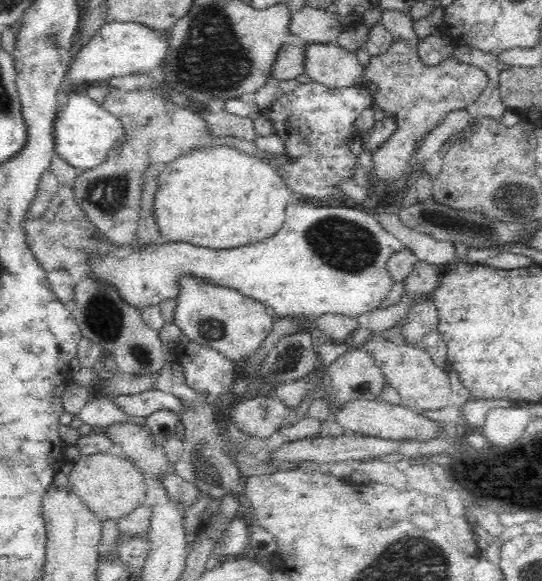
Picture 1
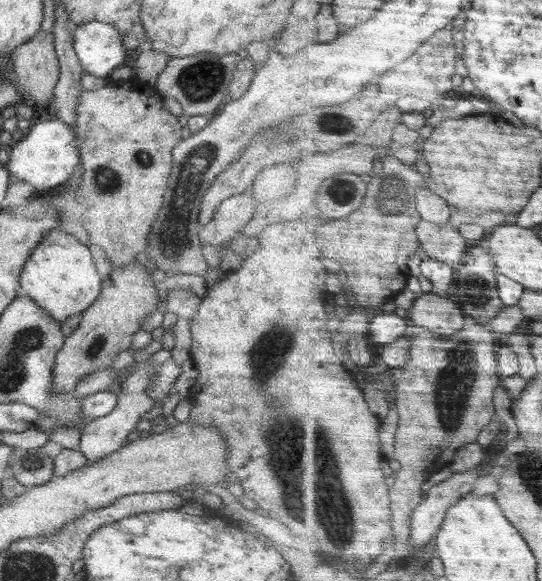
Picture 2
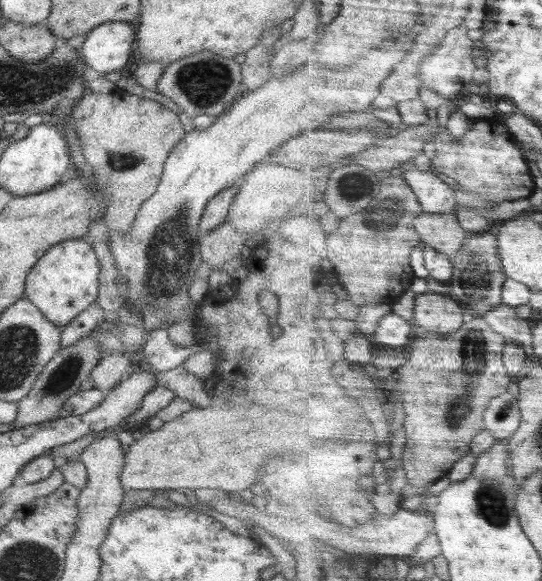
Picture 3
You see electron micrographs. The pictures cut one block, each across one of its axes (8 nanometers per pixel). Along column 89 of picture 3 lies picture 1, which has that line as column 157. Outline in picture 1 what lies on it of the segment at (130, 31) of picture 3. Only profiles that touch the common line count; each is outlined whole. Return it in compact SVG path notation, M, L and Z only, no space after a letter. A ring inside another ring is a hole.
M139 22L104 23L82 48L75 50L68 74L64 77L64 86L80 90L80 86L108 82L116 76L136 75L160 68L167 55L168 43L167 33L156 32Z

